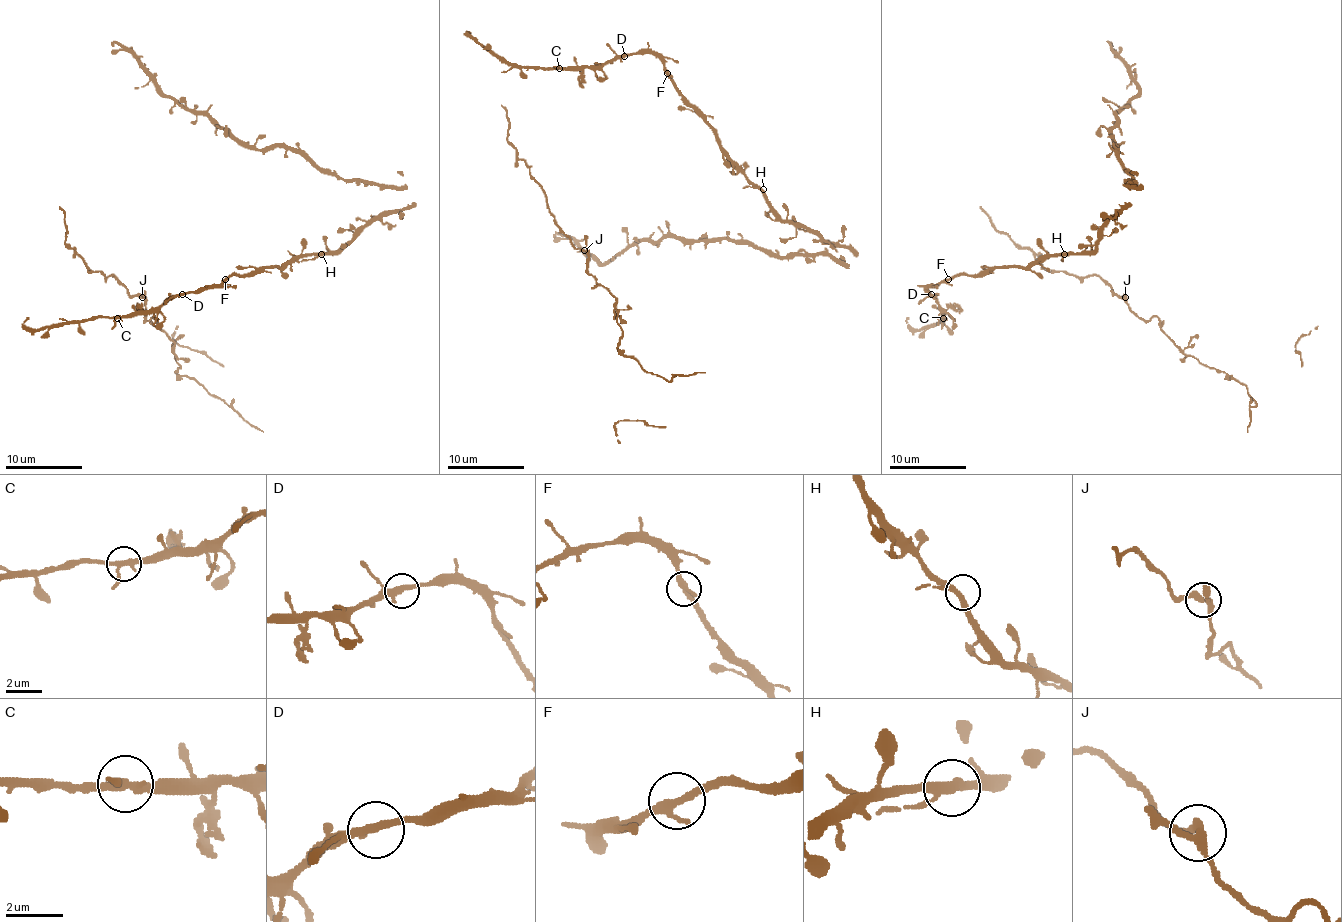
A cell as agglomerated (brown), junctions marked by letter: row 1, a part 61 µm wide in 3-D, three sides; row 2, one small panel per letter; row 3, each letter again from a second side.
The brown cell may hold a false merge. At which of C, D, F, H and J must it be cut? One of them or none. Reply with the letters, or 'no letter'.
no letter

